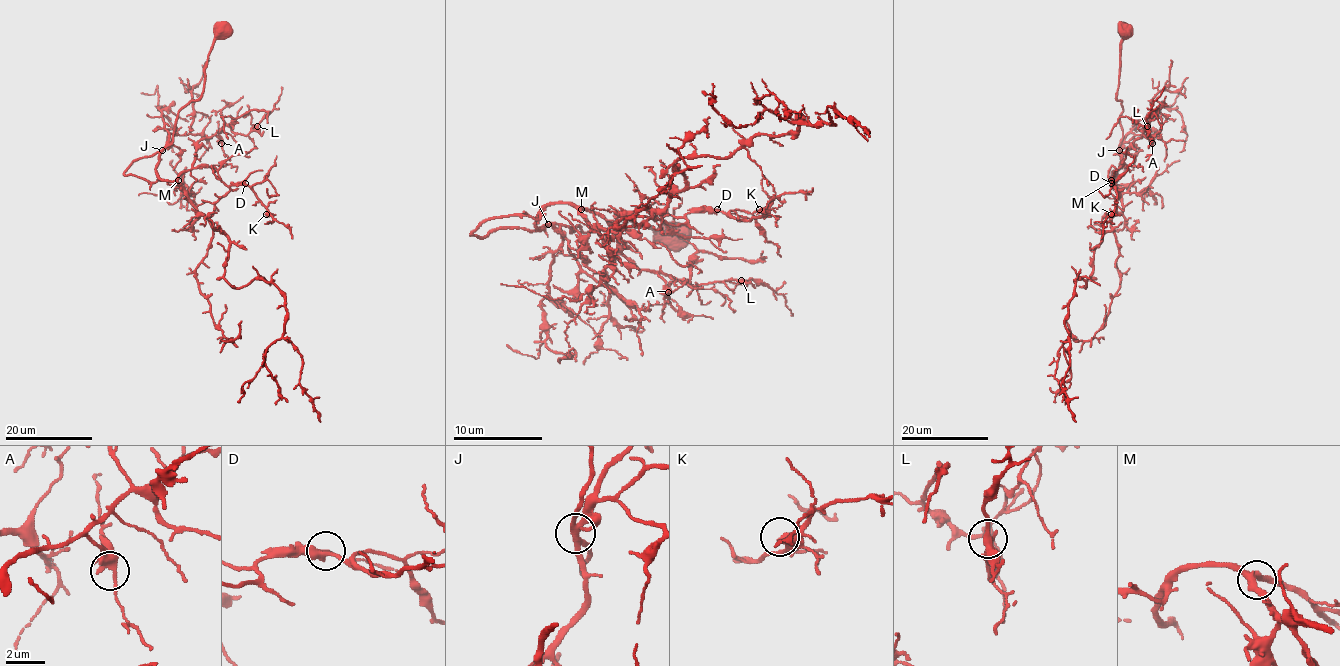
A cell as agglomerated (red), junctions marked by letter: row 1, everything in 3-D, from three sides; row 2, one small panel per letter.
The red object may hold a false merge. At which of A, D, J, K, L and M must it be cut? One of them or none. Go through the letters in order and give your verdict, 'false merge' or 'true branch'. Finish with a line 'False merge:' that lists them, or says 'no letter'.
A: true branch
D: true branch
J: true branch
K: true branch
L: true branch
M: true branch
False merge: no letter

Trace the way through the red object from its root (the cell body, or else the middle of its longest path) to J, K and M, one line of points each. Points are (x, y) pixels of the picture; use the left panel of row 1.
J: (222, 32), (209, 54), (202, 96), (179, 111), (173, 141), (162, 149)
K: (222, 32), (202, 96), (179, 111), (156, 173), (204, 217), (232, 184), (247, 184), (266, 214)
M: (222, 32), (209, 54), (202, 96), (179, 111), (173, 141), (156, 167), (162, 179), (178, 180)

